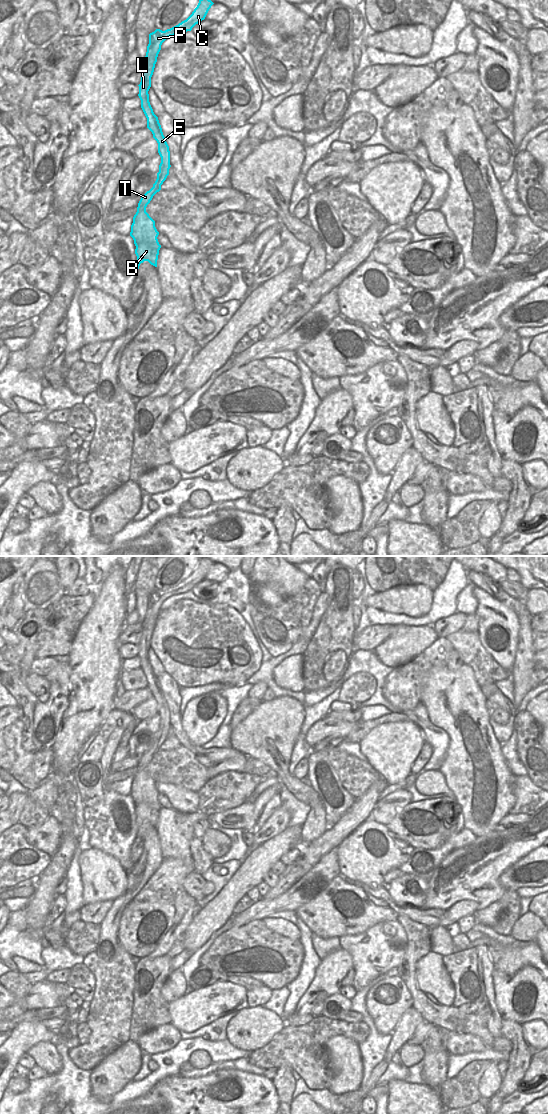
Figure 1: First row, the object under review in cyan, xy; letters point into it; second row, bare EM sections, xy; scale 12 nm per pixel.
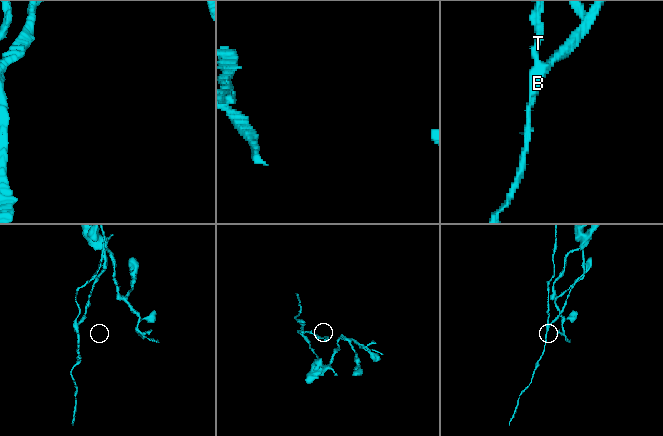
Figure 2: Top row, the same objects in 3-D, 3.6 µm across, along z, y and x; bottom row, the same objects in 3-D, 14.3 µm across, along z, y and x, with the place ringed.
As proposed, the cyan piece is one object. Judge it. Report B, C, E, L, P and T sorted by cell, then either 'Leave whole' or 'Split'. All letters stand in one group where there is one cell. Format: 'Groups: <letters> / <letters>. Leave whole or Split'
Groups: B / C E L P T. Split

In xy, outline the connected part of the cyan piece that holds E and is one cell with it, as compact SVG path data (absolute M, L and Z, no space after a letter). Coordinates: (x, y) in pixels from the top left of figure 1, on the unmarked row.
M207 557L199 559L197 567L186 580L165 591L156 589L149 594L149 604L147 606L146 616L142 620L143 631L141 642L138 645L138 656L141 660L141 668L147 678L147 688L152 692L153 698L158 703L158 713L161 717L161 723L153 747L141 757L138 763L137 772L133 777L130 796L133 798L135 806L140 802L144 802L150 804L155 809L161 808L157 799L159 792L155 787L155 781L146 772L146 767L153 756L161 750L161 745L169 735L169 729L171 727L169 706L163 695L158 677L154 674L149 662L148 651L151 647L151 637L154 632L157 617L161 610L162 603L168 597L191 591L196 584L205 579L213 564L214 563Z

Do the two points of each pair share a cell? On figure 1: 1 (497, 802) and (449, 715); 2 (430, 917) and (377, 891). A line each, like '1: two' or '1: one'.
1: one
2: one

